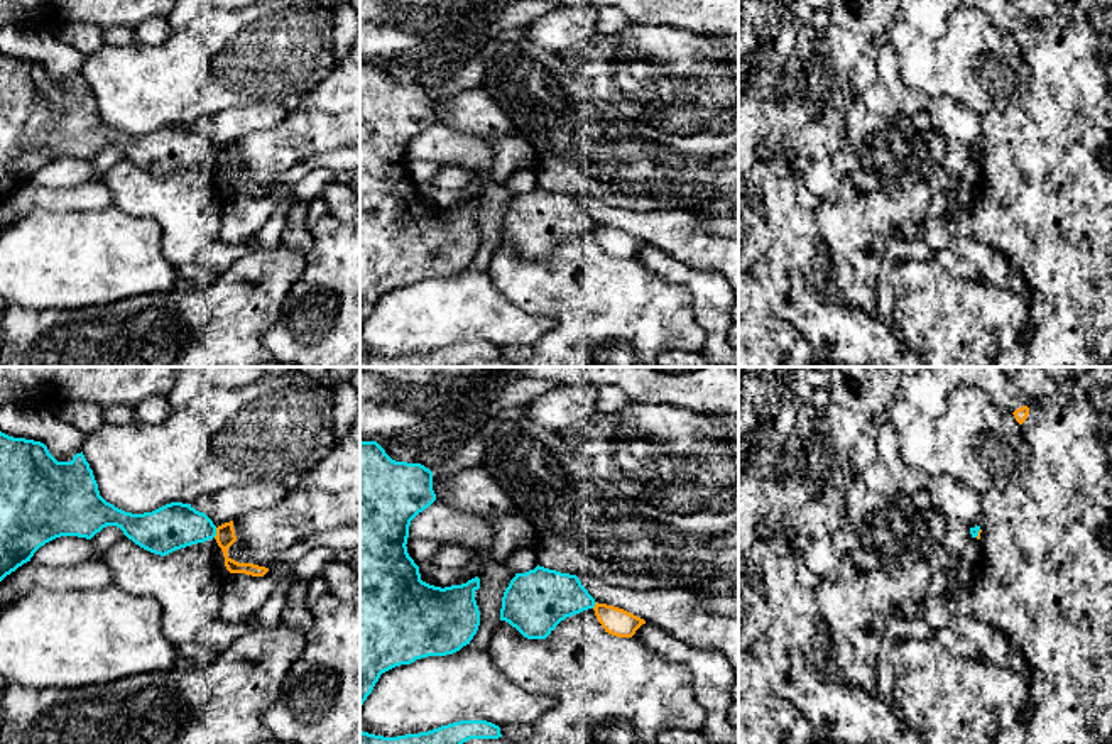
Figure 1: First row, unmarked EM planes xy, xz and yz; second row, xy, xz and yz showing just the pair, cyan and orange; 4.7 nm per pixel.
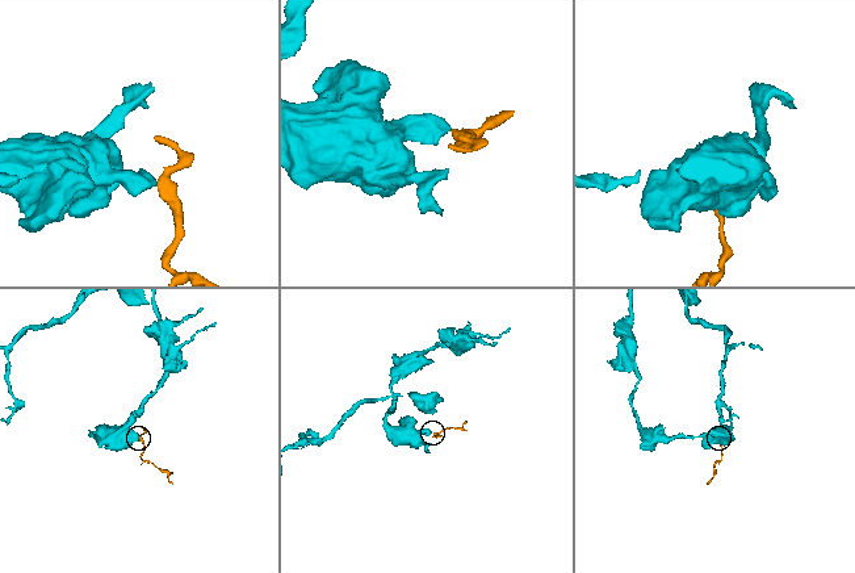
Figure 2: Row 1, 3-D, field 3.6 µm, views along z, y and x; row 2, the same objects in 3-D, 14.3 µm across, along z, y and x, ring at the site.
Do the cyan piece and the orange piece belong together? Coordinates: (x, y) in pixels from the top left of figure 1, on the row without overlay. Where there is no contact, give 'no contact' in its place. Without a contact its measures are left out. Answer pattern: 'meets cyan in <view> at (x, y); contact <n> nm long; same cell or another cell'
meets cyan in xy at (215, 154); contact 50 nm long; another cell

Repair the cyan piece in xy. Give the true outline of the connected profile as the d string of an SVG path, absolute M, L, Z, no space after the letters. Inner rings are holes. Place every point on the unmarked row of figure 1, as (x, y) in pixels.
M0 52L0 203L30 183L46 164L61 157L91 161L106 147L120 149L135 166L161 178L216 157L213 142L191 125L171 123L152 134L125 134L100 117L83 73L71 83L57 83L44 64Z

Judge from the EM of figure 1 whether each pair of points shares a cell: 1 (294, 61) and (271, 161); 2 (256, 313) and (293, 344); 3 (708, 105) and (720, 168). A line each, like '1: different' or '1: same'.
1: different
2: different
3: different

